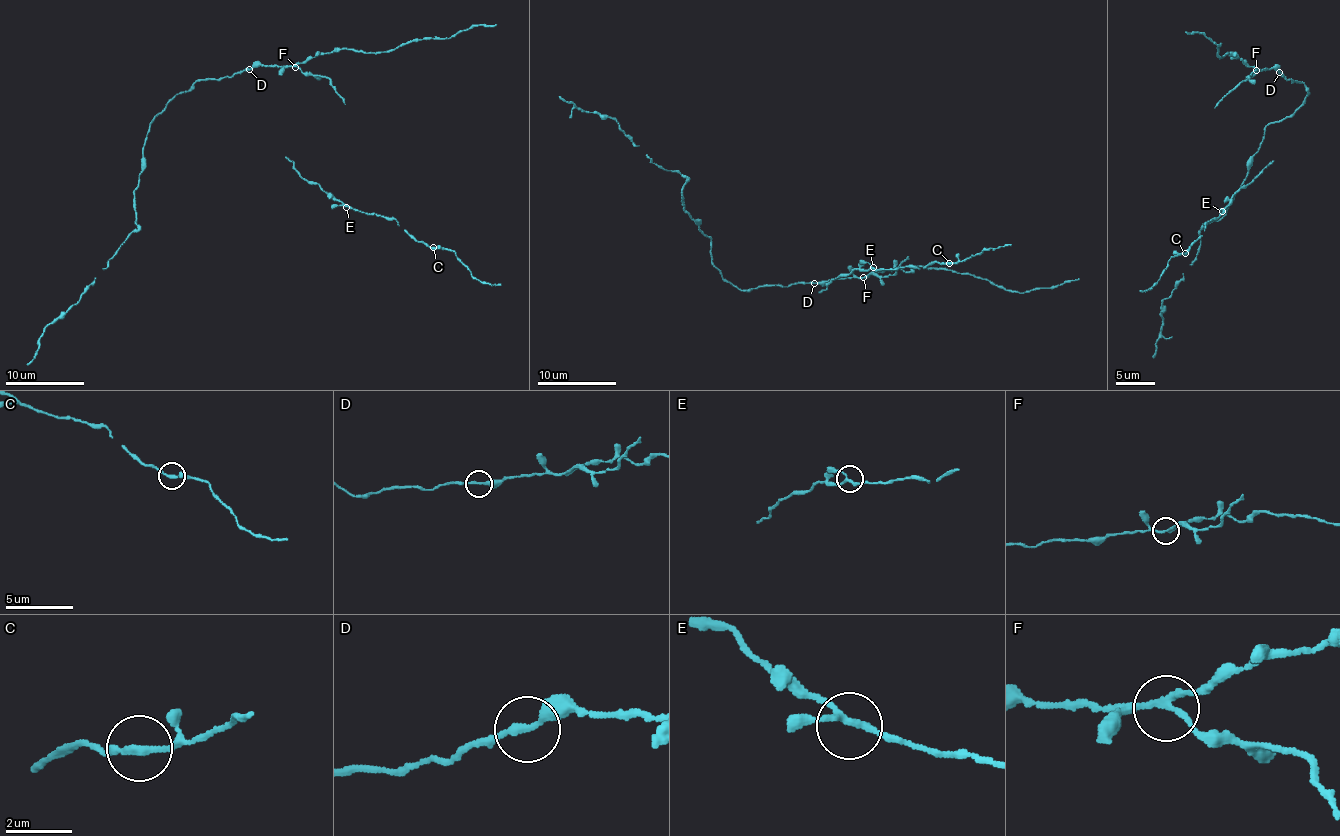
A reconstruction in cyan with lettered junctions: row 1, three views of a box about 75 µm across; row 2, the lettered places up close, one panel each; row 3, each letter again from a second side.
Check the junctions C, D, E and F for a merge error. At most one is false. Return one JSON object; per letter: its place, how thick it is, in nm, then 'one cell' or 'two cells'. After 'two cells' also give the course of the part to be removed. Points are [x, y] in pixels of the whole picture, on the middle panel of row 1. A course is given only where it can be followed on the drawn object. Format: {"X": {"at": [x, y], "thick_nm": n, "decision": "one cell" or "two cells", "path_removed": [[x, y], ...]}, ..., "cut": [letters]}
{"C": {"at": [949, 263], "thick_nm": 200, "decision": "one cell"}, "D": {"at": [814, 283], "thick_nm": 240, "decision": "one cell"}, "E": {"at": [873, 267], "thick_nm": 180, "decision": "one cell"}, "F": {"at": [863, 277], "thick_nm": 180, "decision": "two cells", "path_removed": [[864, 278], [871, 274], [893, 274], [909, 256]]}, "cut": ["F"]}

